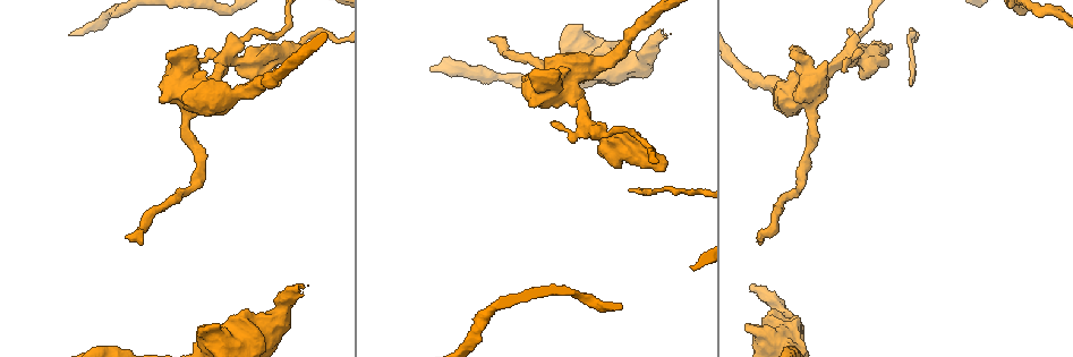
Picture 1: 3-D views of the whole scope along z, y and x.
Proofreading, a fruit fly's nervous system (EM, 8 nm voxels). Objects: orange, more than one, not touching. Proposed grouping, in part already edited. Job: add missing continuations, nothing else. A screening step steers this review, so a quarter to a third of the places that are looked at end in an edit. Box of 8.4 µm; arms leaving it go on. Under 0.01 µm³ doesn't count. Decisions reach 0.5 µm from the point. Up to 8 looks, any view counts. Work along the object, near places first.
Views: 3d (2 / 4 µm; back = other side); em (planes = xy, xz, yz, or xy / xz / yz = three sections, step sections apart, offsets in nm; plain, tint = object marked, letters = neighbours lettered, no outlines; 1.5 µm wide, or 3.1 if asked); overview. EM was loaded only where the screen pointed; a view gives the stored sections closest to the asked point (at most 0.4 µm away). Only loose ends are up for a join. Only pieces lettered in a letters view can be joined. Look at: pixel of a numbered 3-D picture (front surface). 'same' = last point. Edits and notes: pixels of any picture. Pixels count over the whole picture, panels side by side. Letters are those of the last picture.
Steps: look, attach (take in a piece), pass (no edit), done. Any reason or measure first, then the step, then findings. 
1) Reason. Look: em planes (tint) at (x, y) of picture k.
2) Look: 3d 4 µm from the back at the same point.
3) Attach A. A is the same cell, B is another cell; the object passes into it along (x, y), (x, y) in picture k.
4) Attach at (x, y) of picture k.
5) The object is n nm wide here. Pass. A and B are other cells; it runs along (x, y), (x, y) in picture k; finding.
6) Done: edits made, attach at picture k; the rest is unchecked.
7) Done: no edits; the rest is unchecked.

Free end. Look: em planes (plain) at (296, 289) of picture 1.

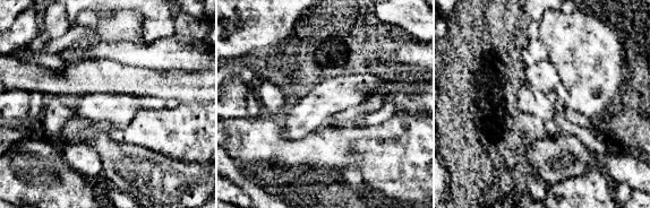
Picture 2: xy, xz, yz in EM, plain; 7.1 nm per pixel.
What lies round it. Look: em planes (letters) at the same point.

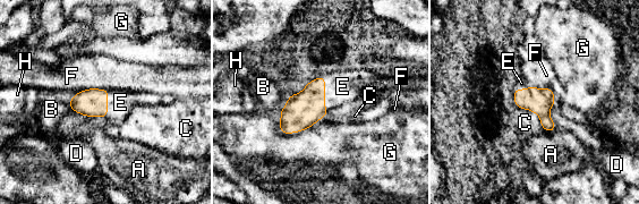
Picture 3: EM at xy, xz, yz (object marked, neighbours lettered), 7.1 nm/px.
Attach E. E is the same cell, A, B, C, D, F, G and H are other cells; the object passes into it along (301, 111), (324, 93), (342, 86) in picture 3; the neuron continues.

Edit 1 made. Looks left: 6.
End of a long branch. Look: 3d 4 µm at (758, 235) of picture 1.

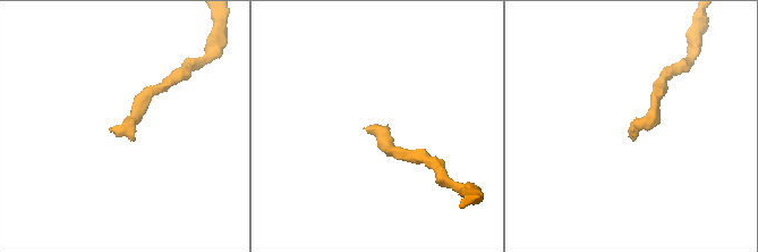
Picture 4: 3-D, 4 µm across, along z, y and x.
Shape alone is not enough. Look: em planes (letters) at (633, 128) of picture 4.

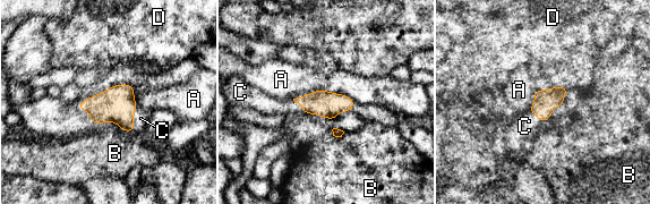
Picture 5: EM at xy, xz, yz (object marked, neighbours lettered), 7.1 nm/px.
The longest contact is with A, 280 nm. Attach C. C is the same cell, A, B and D are other cells; it goes on there.

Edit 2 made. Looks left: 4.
Look: overview.

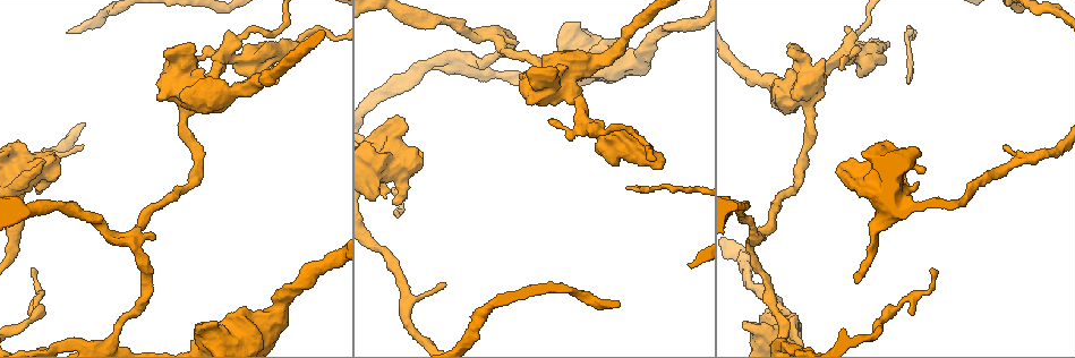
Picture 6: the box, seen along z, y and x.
Look: 3d 2 µm from the back at (908, 82) of picture 6.

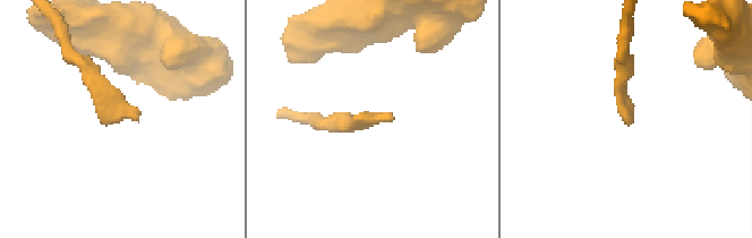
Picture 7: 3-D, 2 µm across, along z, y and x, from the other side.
Look: em planes (letters) at (392, 114) of picture 7.

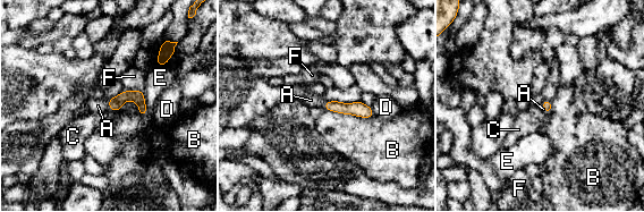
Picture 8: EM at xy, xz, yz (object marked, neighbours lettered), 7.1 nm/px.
Attach A. A is the same cell, B, C, D, E and F are other cells; the object passes into it along (115, 103), (108, 104), (98, 106) in picture 8; the neuron continues.

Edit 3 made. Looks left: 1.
Done: edits made, attach at picture 3, attach at picture 5, attach at picture 8; the rest is unchecked.

